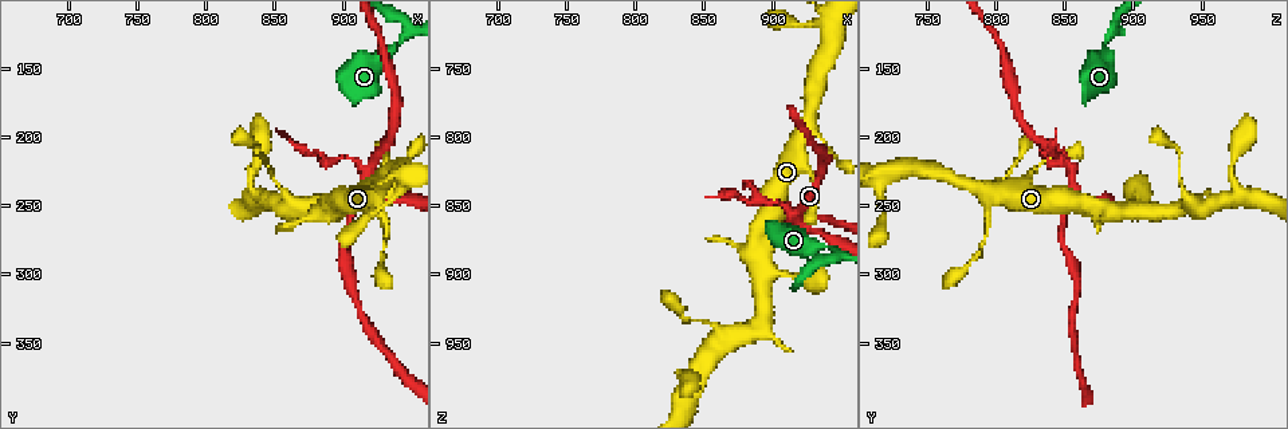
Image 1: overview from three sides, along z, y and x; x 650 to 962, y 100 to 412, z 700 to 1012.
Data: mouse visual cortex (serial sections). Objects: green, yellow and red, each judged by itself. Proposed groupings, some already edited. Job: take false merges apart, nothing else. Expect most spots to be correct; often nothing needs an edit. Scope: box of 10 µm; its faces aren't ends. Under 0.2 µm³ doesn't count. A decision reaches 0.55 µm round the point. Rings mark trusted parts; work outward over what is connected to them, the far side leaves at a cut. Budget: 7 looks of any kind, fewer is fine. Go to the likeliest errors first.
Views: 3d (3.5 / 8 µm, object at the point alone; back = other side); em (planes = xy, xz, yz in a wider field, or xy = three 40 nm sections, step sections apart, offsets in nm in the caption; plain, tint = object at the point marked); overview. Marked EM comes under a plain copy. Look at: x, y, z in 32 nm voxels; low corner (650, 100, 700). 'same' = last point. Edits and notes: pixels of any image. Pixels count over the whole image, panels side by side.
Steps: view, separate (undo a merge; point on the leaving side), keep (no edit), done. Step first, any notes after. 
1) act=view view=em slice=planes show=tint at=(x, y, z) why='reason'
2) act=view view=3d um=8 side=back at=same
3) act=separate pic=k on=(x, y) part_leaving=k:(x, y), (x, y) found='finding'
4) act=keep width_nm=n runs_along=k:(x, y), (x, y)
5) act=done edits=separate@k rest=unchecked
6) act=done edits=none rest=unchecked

act=view view=3d um=8 side=back at=(914, 236, 856) why='three arms meet'

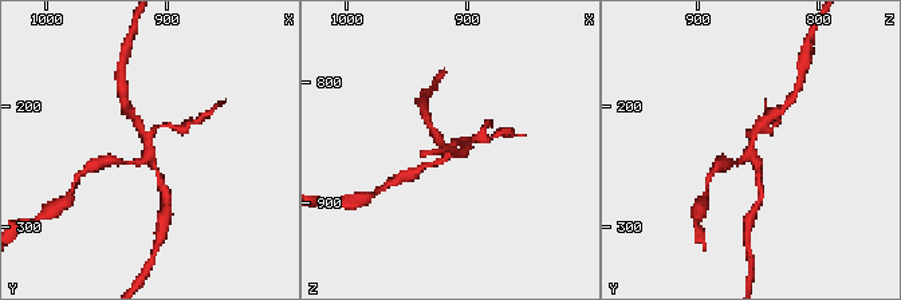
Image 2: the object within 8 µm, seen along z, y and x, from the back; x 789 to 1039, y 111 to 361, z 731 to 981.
act=view view=3d um=3.5 at=same

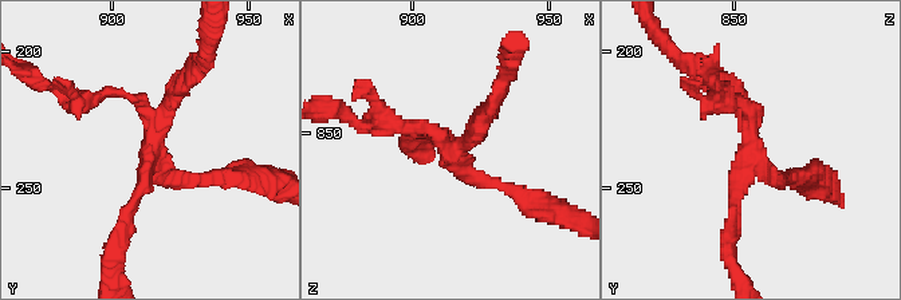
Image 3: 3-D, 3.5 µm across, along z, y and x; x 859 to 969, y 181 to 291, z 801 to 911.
act=separate pic=3 on=(490, 182) part_leaving=3:(452, 152), (464, 173), (555, 213) found='two cells meet here'

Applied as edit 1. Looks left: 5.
act=view view=3d um=3.5 at=(942, 130, 880) why='thin neck'

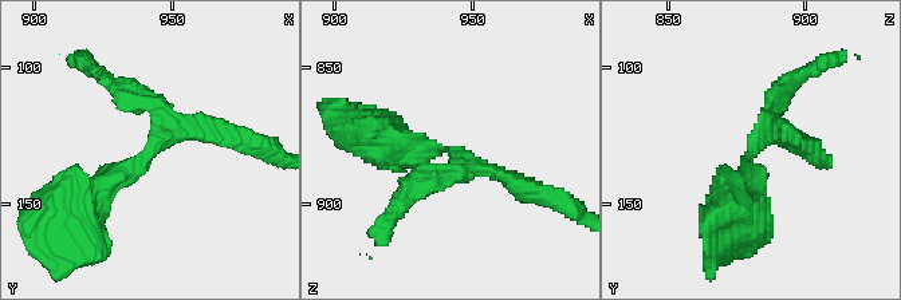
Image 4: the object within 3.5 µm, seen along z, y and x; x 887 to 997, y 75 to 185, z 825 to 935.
act=view view=em slice=xy step=3 show=tint at=(942, 131, 880) arms=3 arm_widths_nm=150,250,350

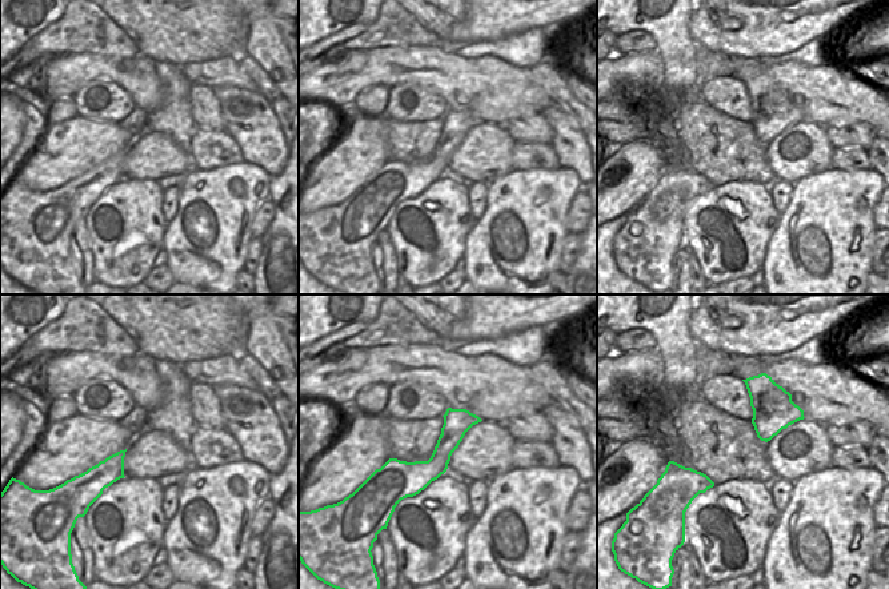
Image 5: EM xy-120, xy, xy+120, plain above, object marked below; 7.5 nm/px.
act=keep runs_along=4:(83, 209), (161, 135), (125, 90) found='all the same cell'

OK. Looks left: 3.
act=view view=3d um=8 side=back at=(924, 238, 794) why='calibre changes'

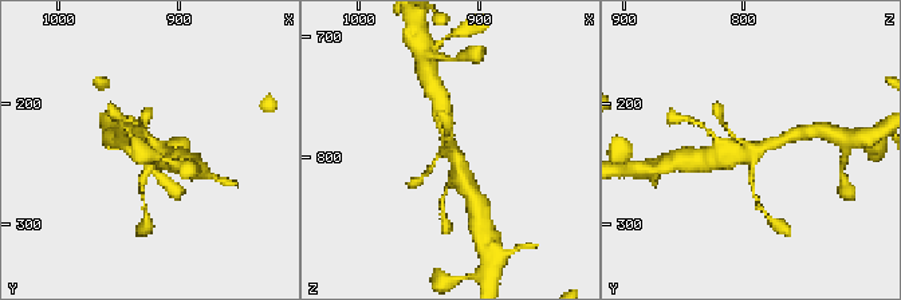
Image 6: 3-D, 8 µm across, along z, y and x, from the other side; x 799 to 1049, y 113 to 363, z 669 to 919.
act=view view=3d um=3.5 at=same

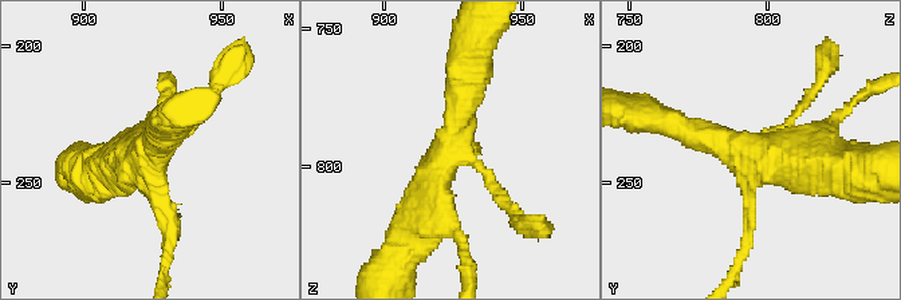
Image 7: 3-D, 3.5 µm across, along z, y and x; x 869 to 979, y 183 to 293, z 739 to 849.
act=view view=em slice=xy step=5 show=tint at=(925, 240, 792)

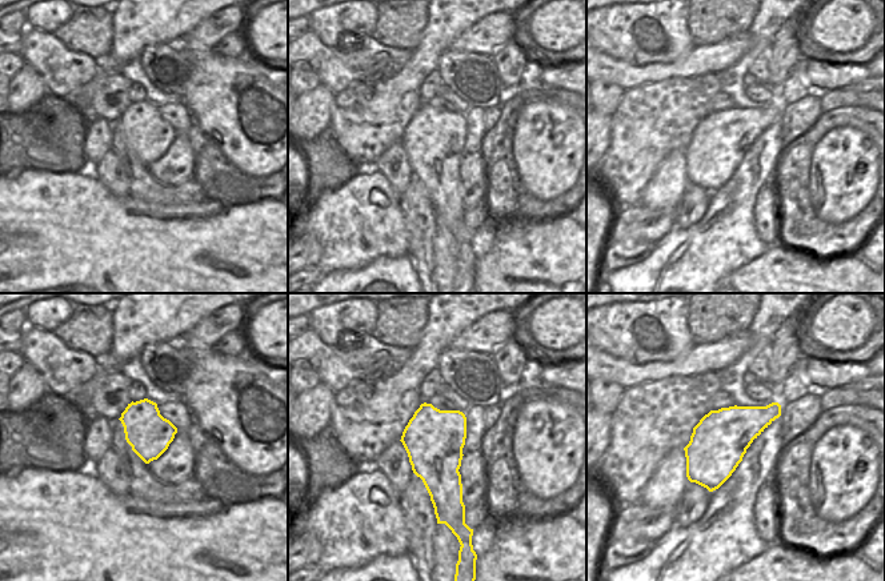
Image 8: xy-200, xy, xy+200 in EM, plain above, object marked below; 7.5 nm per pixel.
act=keep width_nm=460 runs_along=7:(412, 236), (457, 137), (465, 68) found='one cell here'

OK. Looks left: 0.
act=done edits=separate@3 rest=unchecked

